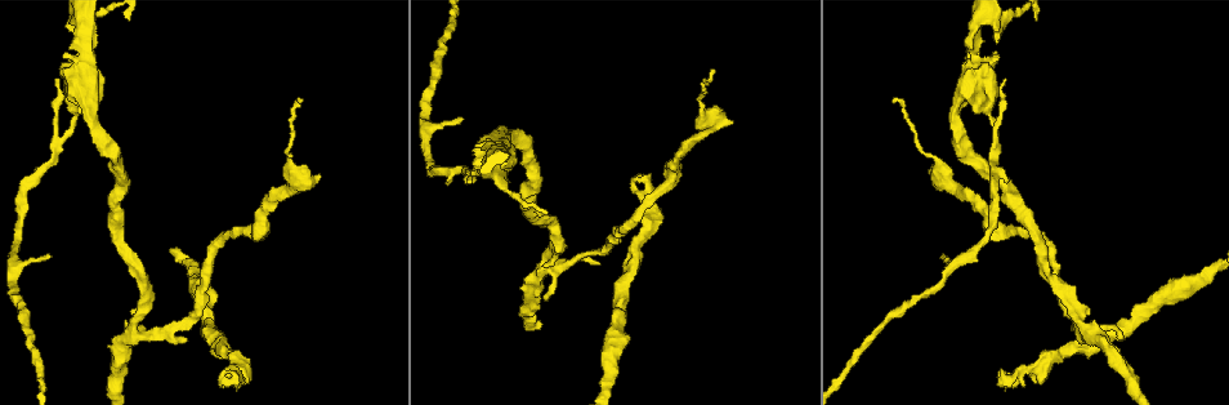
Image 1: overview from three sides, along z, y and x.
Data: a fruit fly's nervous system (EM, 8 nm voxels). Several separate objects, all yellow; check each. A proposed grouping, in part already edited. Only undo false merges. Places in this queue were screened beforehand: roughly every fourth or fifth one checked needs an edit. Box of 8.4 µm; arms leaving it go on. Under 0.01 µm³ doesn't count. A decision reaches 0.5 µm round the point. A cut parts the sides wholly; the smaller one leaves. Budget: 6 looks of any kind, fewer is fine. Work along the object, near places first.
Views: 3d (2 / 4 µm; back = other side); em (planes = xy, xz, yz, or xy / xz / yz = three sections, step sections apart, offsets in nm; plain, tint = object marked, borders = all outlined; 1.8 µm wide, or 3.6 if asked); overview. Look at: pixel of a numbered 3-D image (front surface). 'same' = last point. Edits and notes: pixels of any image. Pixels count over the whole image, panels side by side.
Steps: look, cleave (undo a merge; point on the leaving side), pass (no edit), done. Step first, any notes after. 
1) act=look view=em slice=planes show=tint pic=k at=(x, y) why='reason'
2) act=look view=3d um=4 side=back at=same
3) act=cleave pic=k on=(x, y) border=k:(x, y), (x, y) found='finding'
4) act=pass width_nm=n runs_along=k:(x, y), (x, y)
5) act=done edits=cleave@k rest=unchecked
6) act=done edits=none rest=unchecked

act=look view=em slice=xy step=16 show=tint pic=1 at=(85, 95)

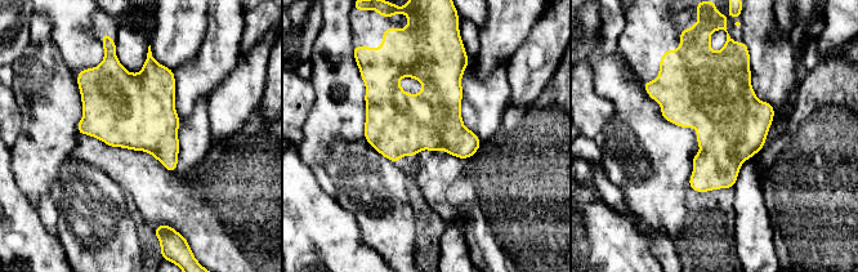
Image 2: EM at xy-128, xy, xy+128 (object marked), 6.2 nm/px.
act=pass width_nm=380 found='all the same cell'

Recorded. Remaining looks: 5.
act=look view=3d um=4 side=back pic=1 at=(702, 113) why='calibre changes'

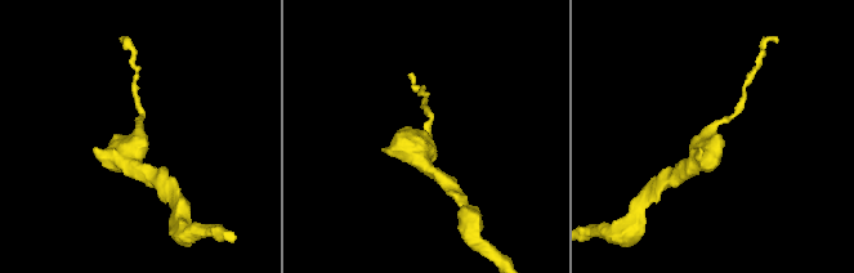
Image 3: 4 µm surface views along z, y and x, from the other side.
act=look view=em slice=planes show=borders pic=3 at=(714, 130)

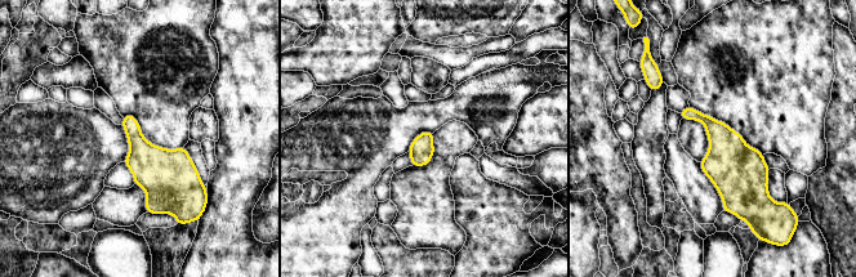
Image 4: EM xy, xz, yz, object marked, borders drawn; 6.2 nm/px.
act=pass width_nm=150 found='continuous, no second cell'

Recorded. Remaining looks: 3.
act=look view=em slice=planes show=tint pic=1 at=(547, 269) why='two arms in line, one across'

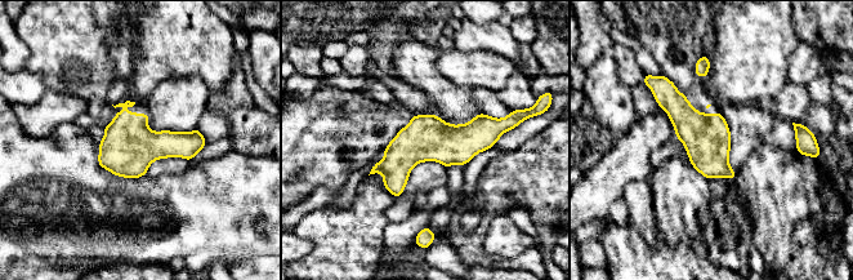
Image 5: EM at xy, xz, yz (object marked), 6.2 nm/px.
act=pass runs_along=5:(500, 125), (375, 169) found='continuous, no second cell'

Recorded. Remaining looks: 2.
act=done edits=none rest=unchecked

